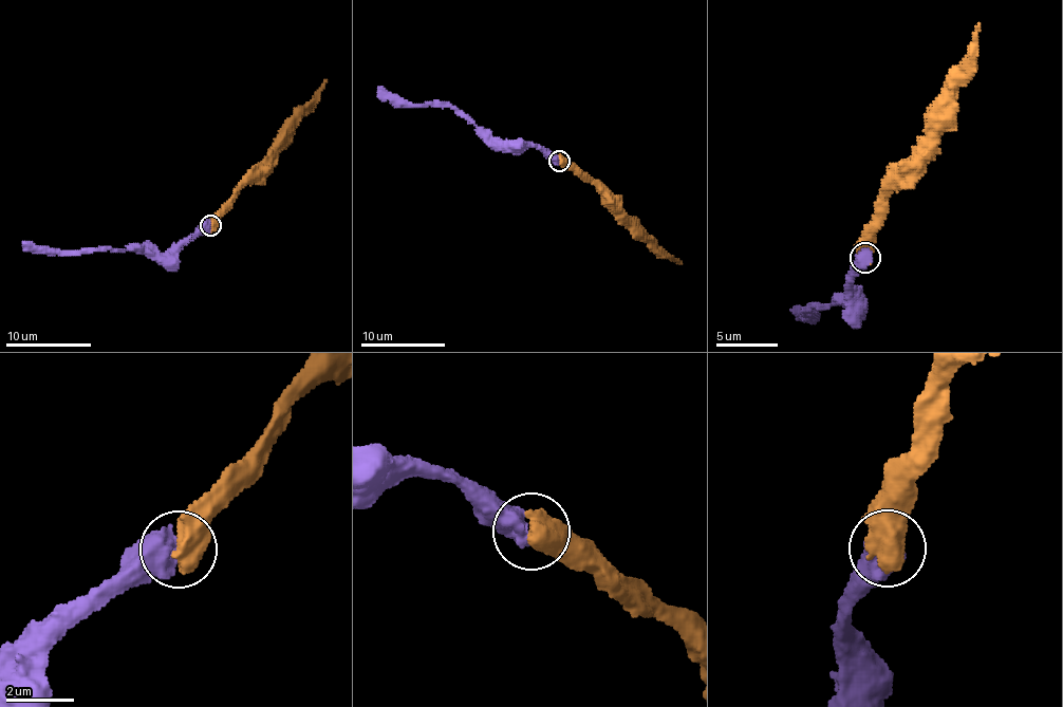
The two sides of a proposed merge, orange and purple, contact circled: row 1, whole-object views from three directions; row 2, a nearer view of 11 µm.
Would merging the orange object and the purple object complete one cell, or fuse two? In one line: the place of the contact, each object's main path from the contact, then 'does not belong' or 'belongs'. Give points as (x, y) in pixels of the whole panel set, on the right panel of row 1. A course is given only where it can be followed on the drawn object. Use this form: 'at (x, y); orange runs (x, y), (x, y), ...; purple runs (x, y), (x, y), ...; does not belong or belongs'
at (865, 257); orange runs (864, 258), (864, 245), (878, 209), (878, 200), (913, 156), (943, 89), (969, 56), (978, 23); purple runs (864, 258), (850, 279), (857, 304), (828, 304), (808, 311), (815, 317), (799, 318), (791, 310); belongs

